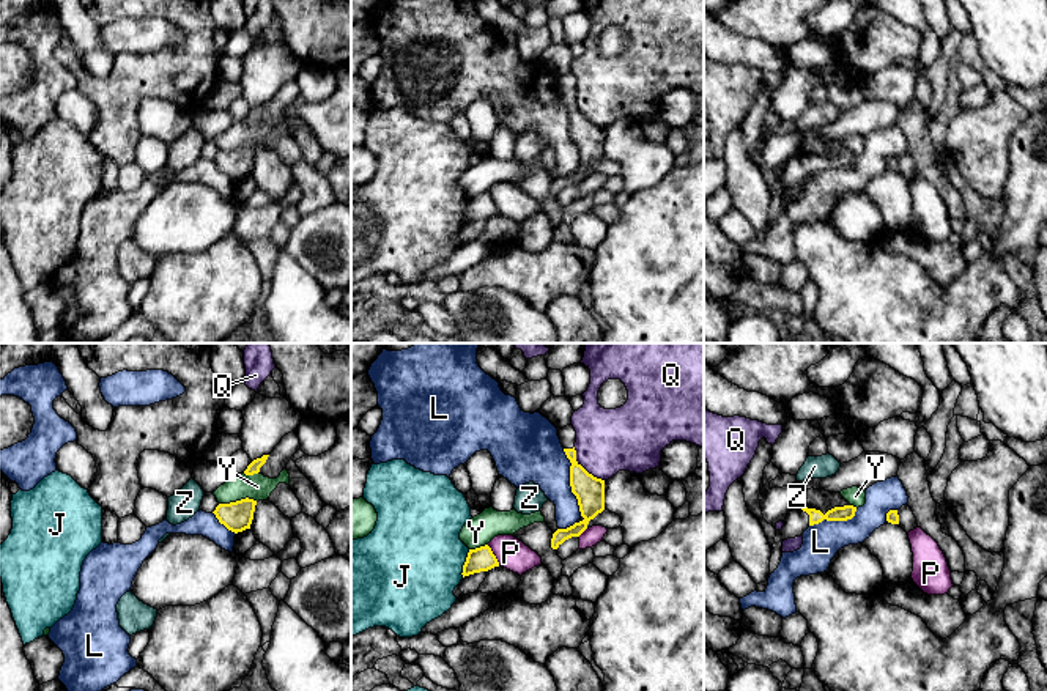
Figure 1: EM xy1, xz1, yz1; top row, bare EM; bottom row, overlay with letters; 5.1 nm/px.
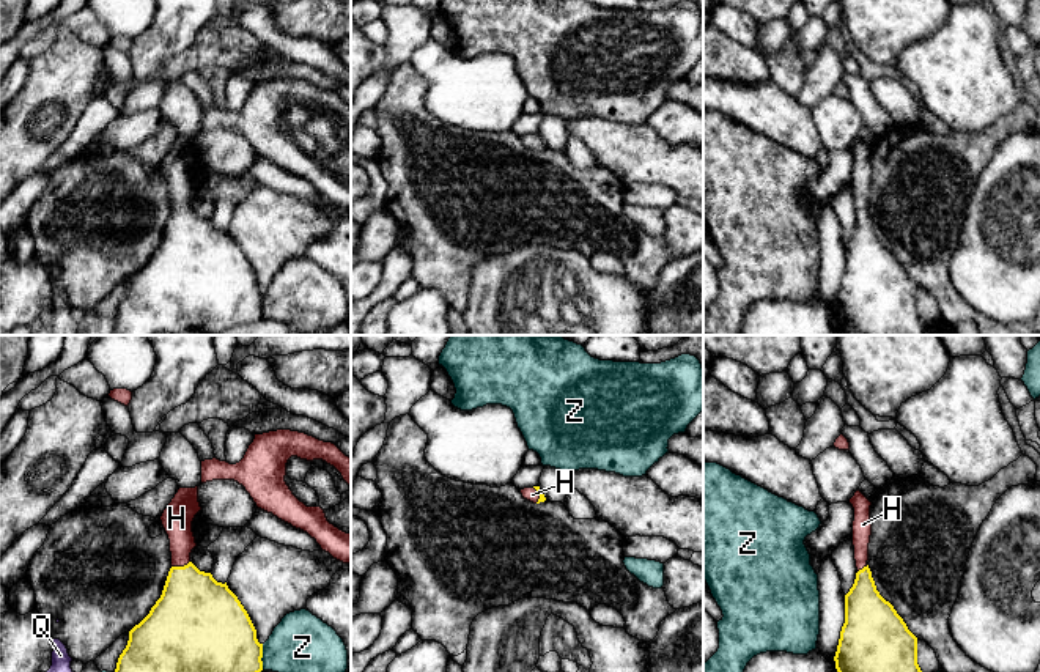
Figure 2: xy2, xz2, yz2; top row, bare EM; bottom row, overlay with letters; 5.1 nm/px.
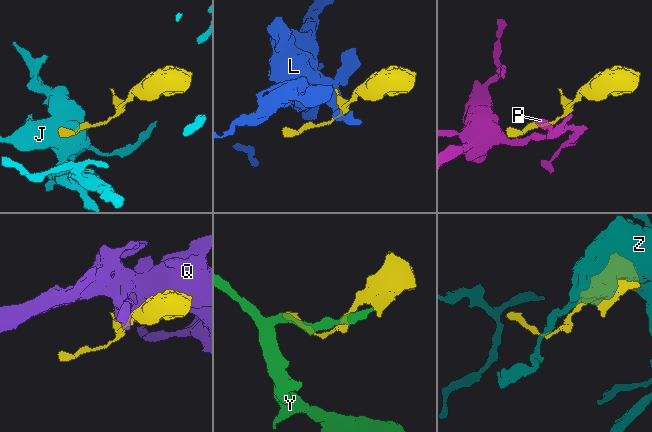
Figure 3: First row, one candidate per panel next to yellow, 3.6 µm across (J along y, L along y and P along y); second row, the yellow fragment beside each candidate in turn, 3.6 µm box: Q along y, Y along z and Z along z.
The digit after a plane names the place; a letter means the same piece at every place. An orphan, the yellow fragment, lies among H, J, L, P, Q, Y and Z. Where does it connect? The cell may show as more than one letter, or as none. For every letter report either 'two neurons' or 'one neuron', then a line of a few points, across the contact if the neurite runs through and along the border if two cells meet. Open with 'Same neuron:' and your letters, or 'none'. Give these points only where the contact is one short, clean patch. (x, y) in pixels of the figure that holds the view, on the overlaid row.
Same neuron: H
H: one neuron; line xy2 (195, 612), (180, 567), (180, 529), (177, 518)
J: two neurons
L: two neurons; line xz1 (562, 449), (570, 463), (570, 491), (577, 499), (581, 515)
P: two neurons
Q: two neurons; line xz1 (573, 447), (575, 458), (589, 472), (603, 480)
Y: two neurons
Z: two neurons

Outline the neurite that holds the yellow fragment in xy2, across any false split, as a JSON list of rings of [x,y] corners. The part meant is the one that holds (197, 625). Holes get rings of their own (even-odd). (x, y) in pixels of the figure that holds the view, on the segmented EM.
[[[198,486],[179,488],[160,521],[170,540],[171,568],[160,598],[149,614],[129,631],[126,648],[115,672],[261,672],[263,644],[256,630],[227,582],[200,571],[190,562],[197,546],[192,521],[201,510]]]

